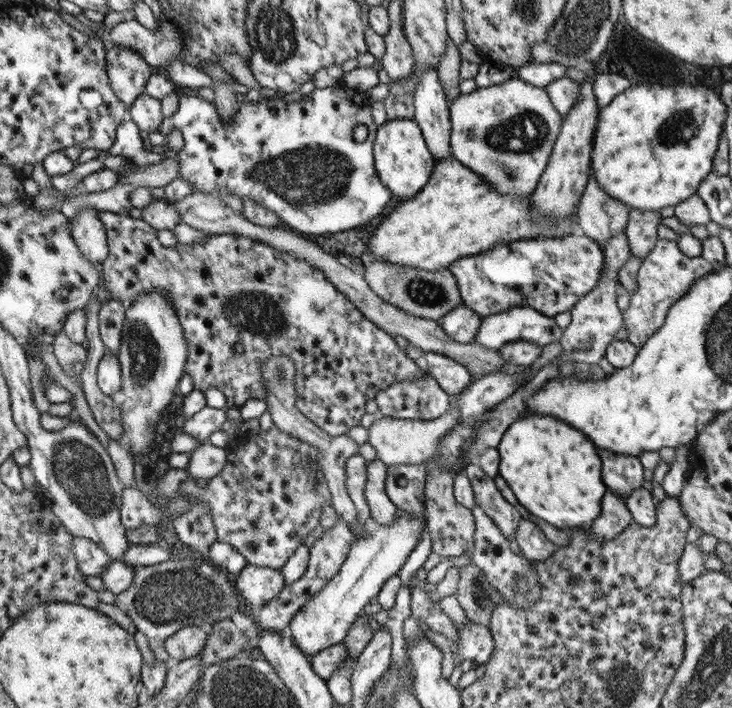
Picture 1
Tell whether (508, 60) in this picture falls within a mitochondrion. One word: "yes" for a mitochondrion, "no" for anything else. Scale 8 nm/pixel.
no

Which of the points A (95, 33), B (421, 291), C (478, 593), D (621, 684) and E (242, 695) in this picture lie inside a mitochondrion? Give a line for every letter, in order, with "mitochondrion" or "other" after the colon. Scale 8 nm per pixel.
A: other
B: mitochondrion
C: mitochondrion
D: mitochondrion
E: mitochondrion

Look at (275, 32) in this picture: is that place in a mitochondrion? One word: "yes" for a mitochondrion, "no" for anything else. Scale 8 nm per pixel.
yes

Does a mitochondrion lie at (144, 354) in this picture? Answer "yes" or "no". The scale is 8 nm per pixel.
yes

